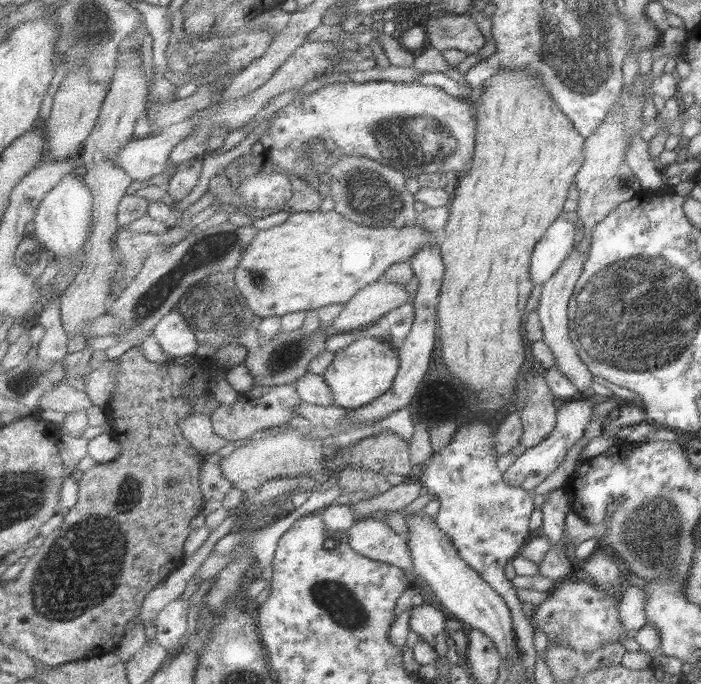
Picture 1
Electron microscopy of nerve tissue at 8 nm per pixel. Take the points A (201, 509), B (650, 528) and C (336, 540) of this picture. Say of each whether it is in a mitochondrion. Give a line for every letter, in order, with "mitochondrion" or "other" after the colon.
A: other
B: mitochondrion
C: other

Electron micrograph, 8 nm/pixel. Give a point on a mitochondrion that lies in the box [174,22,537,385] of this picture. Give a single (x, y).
(421, 142)

